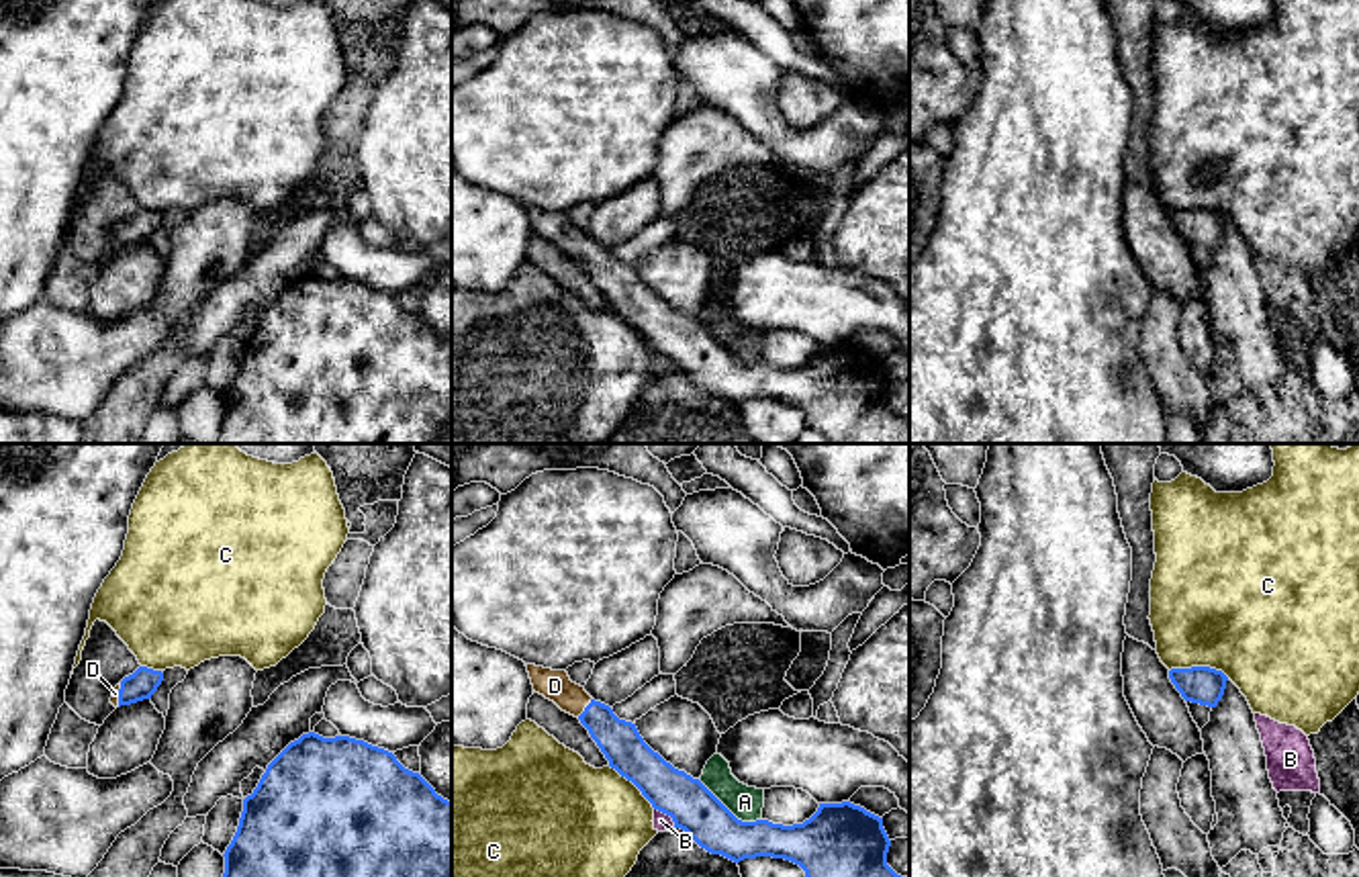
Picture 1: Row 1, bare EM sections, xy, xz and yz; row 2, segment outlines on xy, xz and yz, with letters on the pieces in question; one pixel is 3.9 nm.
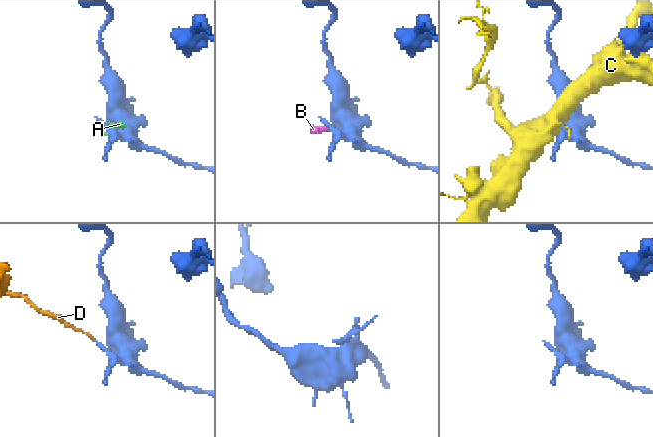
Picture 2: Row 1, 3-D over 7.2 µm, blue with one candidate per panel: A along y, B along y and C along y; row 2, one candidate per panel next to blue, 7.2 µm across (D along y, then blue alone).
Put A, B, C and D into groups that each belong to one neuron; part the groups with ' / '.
A B / C / D

